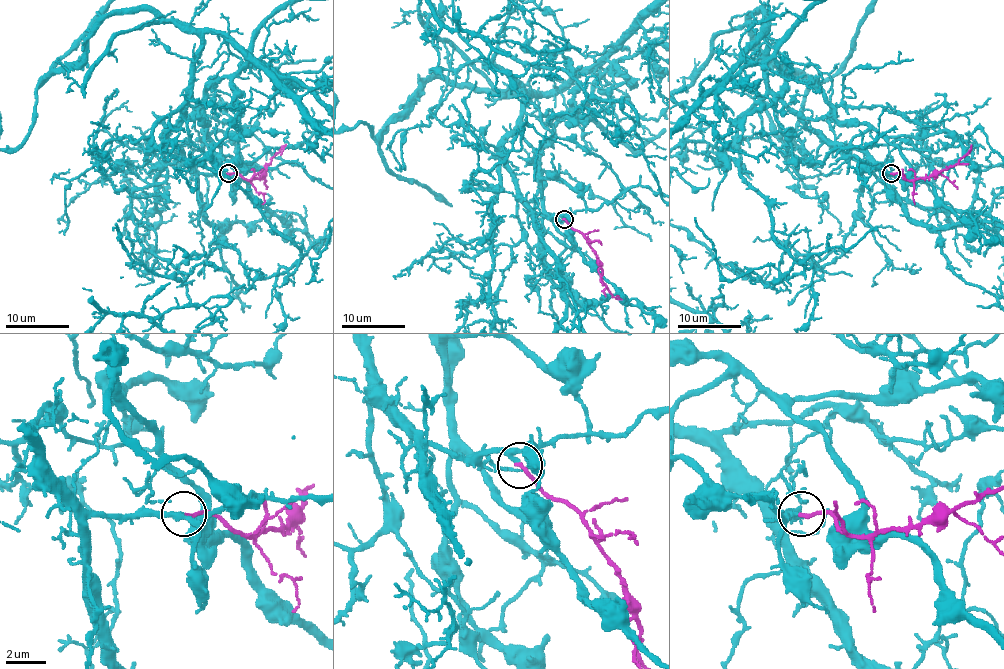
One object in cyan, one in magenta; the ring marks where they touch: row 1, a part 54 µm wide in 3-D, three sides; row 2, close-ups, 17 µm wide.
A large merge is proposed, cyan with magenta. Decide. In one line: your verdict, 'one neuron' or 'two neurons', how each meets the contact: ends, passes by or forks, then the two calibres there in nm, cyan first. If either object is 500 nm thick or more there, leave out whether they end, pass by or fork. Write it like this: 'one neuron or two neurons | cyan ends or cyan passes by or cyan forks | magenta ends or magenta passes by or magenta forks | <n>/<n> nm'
one neuron | cyan passes by | magenta ends | 200/190 nm

